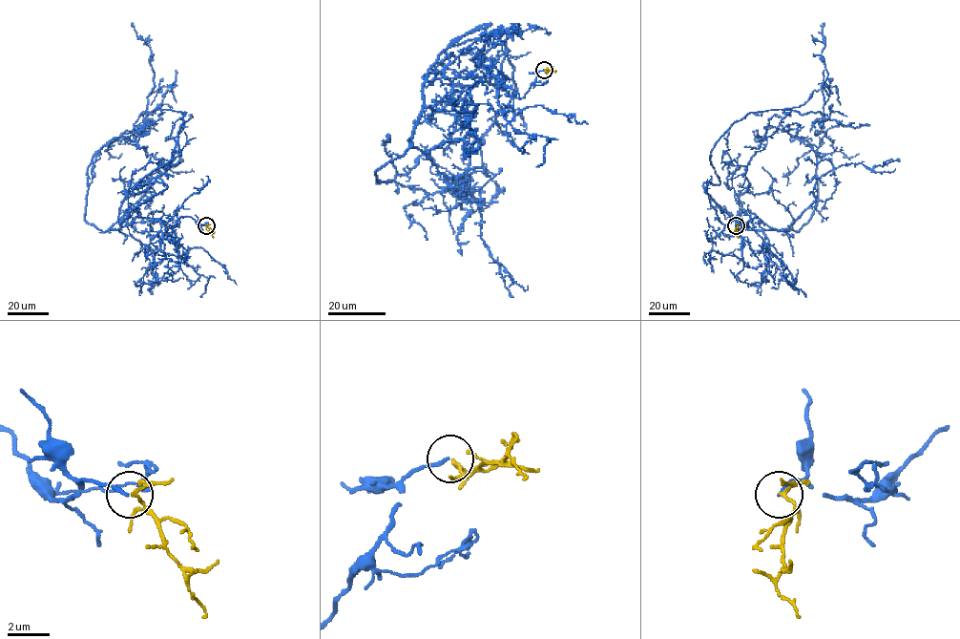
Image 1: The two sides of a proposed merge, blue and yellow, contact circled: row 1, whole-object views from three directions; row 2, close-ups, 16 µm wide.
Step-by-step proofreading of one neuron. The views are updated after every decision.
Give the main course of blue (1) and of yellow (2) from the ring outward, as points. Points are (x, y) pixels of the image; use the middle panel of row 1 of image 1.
1: (544, 70), (517, 98), (444, 74), (490, 24), (448, 46), (510, 33), (515, 95), (472, 197), (443, 189)
2: (544, 70), (555, 72)

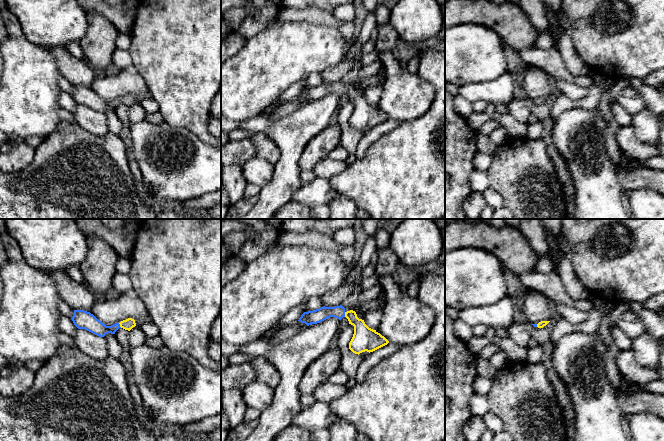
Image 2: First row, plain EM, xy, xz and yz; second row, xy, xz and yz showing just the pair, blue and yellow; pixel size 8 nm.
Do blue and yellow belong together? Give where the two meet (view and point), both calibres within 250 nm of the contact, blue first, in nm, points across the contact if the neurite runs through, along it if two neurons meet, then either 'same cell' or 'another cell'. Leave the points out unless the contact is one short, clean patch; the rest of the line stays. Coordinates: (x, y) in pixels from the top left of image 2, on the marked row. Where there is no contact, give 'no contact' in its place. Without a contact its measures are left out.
meets blue in xy at (119, 325); 140 nm thick on the blue side, 90 nm on the other; runs through xy (89, 322), (99, 329), (119, 325), (128, 324); same cell

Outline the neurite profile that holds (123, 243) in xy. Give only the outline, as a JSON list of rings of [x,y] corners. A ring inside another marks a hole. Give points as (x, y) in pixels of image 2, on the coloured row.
[[[76,219],[76,223],[86,237],[98,237],[112,246],[120,257],[130,258],[136,240],[136,233],[129,235],[125,230],[130,220],[124,219],[124,225],[118,229],[107,228],[99,219]]]

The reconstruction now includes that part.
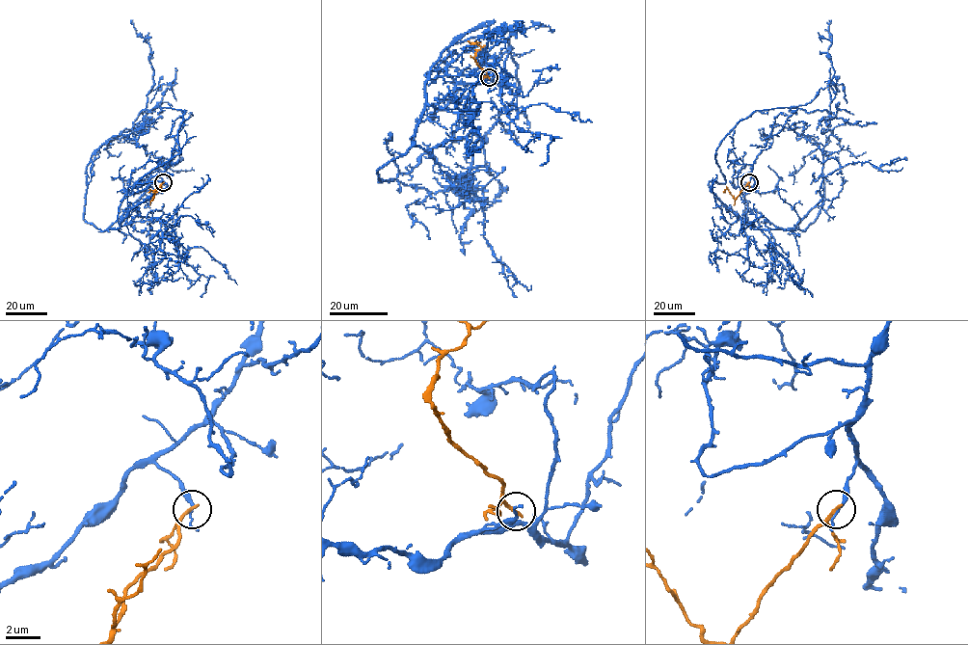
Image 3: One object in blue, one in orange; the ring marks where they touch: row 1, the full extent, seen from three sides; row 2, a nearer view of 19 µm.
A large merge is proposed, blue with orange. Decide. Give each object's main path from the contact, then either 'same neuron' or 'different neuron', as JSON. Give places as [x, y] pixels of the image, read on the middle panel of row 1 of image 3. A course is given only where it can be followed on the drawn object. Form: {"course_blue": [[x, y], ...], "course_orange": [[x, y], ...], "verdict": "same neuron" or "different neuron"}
{"course_blue": [[489, 77], [425, 74], [481, 23], [451, 43], [513, 31], [519, 94], [456, 188], [475, 196], [445, 188]], "course_orange": [[489, 77], [474, 59], [481, 47], [468, 41]], "verdict": "different neuron"}

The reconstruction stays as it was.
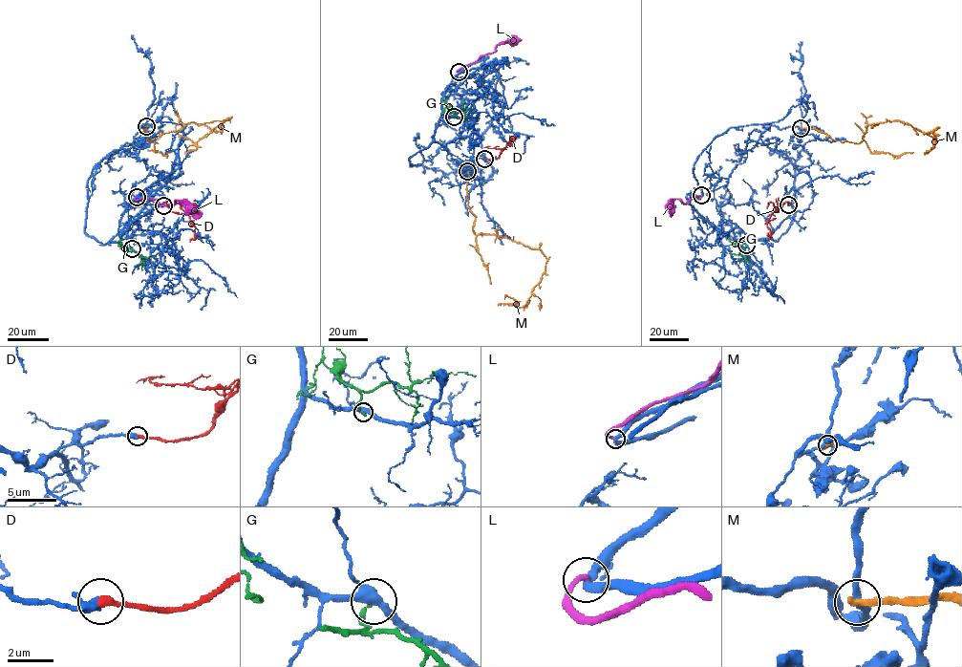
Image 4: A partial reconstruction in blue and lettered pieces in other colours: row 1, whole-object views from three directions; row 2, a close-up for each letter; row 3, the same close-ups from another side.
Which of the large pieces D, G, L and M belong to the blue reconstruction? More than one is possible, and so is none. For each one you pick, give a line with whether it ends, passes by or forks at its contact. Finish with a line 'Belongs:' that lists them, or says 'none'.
D: it ends
Belongs: D

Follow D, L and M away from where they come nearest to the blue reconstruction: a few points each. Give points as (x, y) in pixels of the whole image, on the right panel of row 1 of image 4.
D: (787, 204), (785, 202), (771, 215), (766, 225), (769, 238)
L: (701, 195), (699, 199), (694, 196), (686, 204), (675, 199), (669, 212)
M: (801, 128), (859, 143), (868, 124), (903, 121), (936, 139), (925, 153), (929, 153)

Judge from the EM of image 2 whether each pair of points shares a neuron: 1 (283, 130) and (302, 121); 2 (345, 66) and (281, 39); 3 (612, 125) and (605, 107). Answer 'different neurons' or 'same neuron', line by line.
1: same neuron
2: different neurons
3: same neuron

